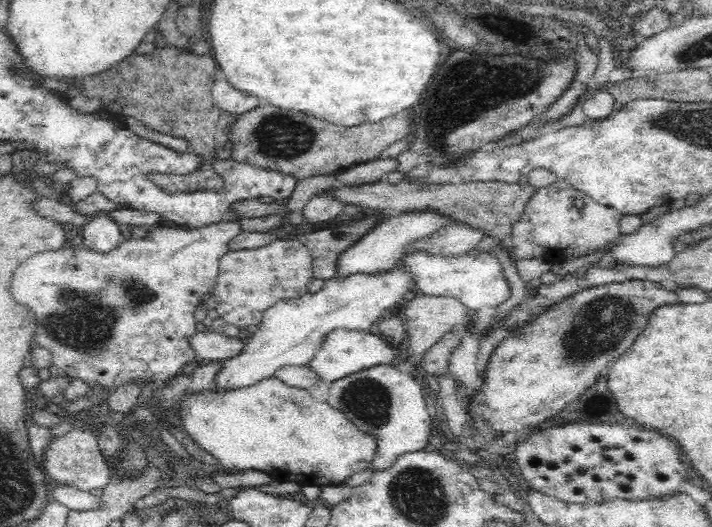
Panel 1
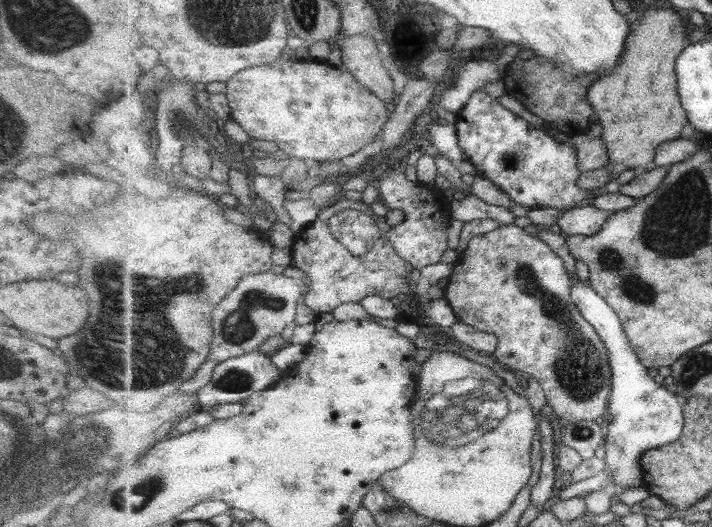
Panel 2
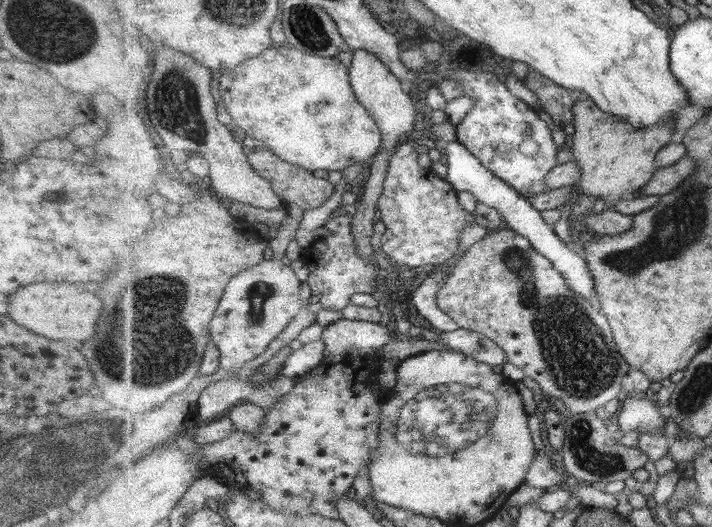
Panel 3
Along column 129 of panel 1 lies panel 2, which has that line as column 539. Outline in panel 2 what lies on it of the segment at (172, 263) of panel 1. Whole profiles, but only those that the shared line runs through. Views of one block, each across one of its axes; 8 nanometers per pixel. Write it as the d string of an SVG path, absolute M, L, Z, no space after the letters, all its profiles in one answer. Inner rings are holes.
M505 224L470 239L467 248L458 256L458 259L454 263L453 274L451 274L449 283L445 286L445 292L445 297L450 302L450 305L454 307L459 321L467 322L467 324L474 326L477 330L497 335L497 339L499 340L498 350L493 354L497 360L503 364L507 364L515 371L527 373L527 376L537 379L540 386L545 390L548 405L563 423L580 422L581 420L595 421L597 418L605 416L607 408L610 408L610 396L613 389L610 351L607 349L606 343L601 339L598 330L587 321L582 311L575 304L574 299L571 298L573 294L572 281L567 268L565 268L565 262L545 242L535 236L533 231L513 224Z

